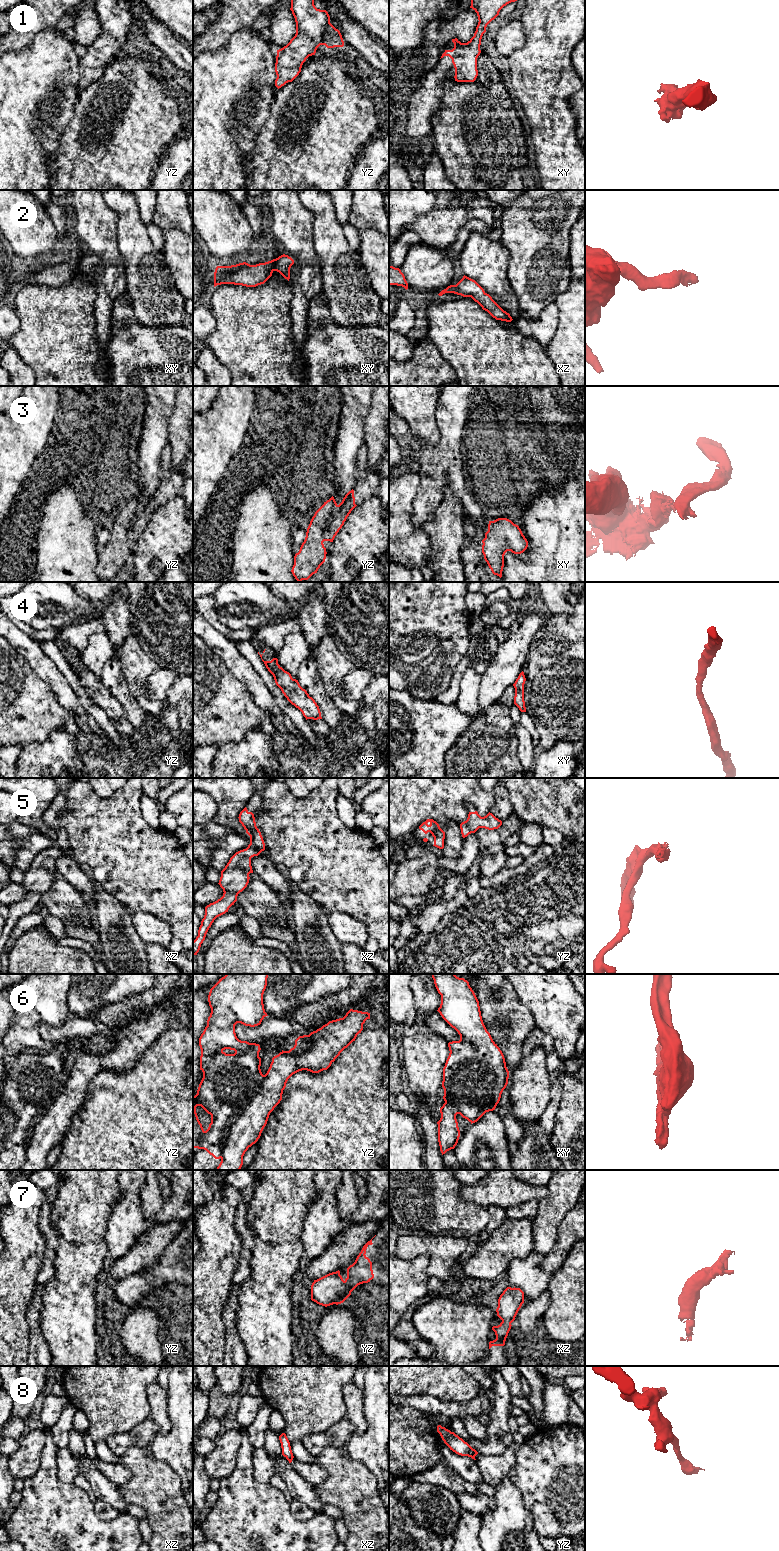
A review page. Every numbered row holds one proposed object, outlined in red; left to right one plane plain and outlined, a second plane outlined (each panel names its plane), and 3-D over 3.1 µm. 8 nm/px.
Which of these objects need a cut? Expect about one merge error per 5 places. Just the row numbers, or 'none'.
6

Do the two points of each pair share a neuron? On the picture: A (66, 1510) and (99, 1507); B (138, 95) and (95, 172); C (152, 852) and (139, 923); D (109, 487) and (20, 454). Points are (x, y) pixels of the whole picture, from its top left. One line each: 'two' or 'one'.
A: two
B: one
C: two
D: two

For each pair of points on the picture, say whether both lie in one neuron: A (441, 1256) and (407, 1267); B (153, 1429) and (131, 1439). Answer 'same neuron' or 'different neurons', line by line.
A: different neurons
B: same neuron

